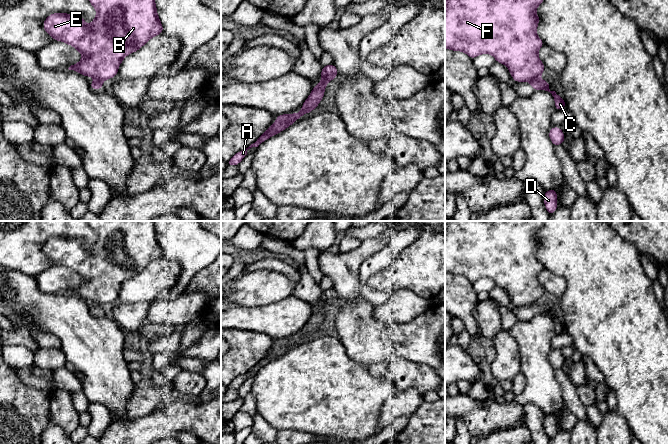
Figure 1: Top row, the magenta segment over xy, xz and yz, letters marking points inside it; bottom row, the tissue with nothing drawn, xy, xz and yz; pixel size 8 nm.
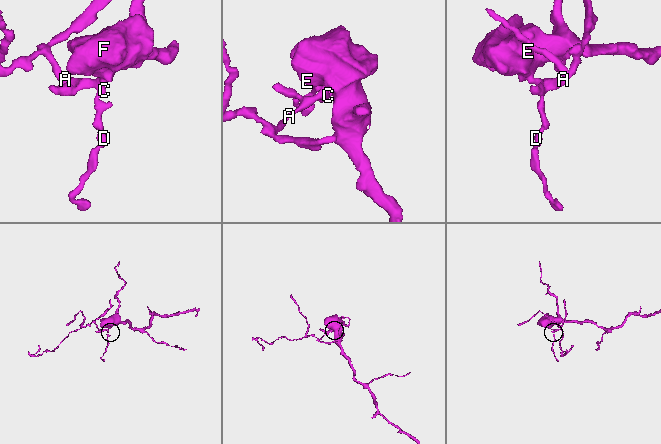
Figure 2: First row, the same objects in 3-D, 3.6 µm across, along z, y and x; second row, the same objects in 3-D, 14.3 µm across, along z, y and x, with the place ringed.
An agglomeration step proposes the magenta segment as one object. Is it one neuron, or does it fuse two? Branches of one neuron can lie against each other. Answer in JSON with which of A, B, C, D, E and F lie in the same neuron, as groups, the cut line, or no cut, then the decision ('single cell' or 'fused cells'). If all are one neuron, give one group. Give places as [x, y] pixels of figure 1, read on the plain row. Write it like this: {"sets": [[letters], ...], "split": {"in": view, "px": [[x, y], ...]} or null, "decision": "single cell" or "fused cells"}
{"sets": [["A", "C", "D"], ["B", "E", "F"]], "split": {"in": "yz", "px": [[539, 301], [529, 305]]}, "decision": "fused cells"}

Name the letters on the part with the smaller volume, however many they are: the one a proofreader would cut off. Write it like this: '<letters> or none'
A, C, D

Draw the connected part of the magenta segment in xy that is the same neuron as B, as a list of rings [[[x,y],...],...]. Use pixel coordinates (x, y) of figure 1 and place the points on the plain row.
[[[88,221],[88,224],[96,233],[96,241],[90,248],[87,249],[81,239],[53,237],[44,244],[43,252],[55,265],[73,270],[83,280],[78,287],[71,289],[69,294],[103,306],[118,298],[119,290],[126,280],[138,275],[164,253],[157,237],[154,221]]]

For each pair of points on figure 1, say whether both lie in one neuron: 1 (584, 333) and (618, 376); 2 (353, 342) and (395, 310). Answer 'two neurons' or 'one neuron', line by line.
1: one neuron
2: two neurons

